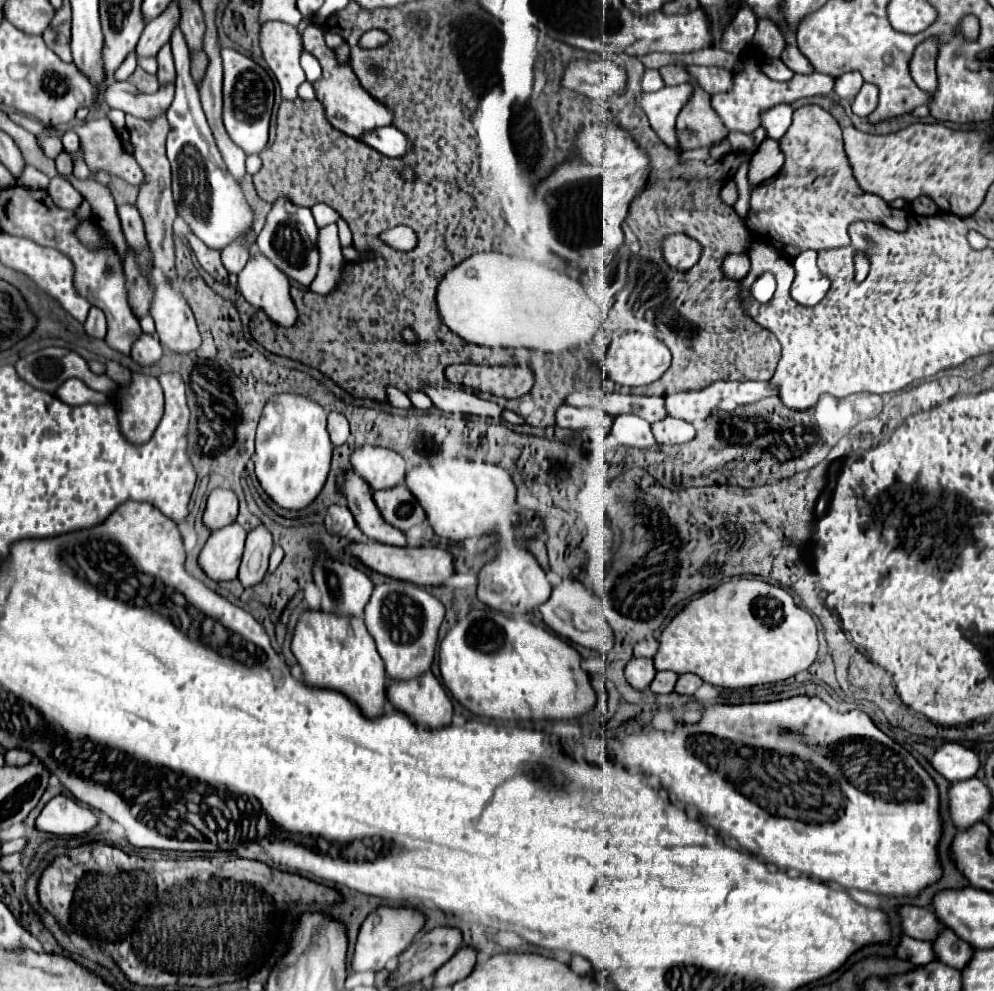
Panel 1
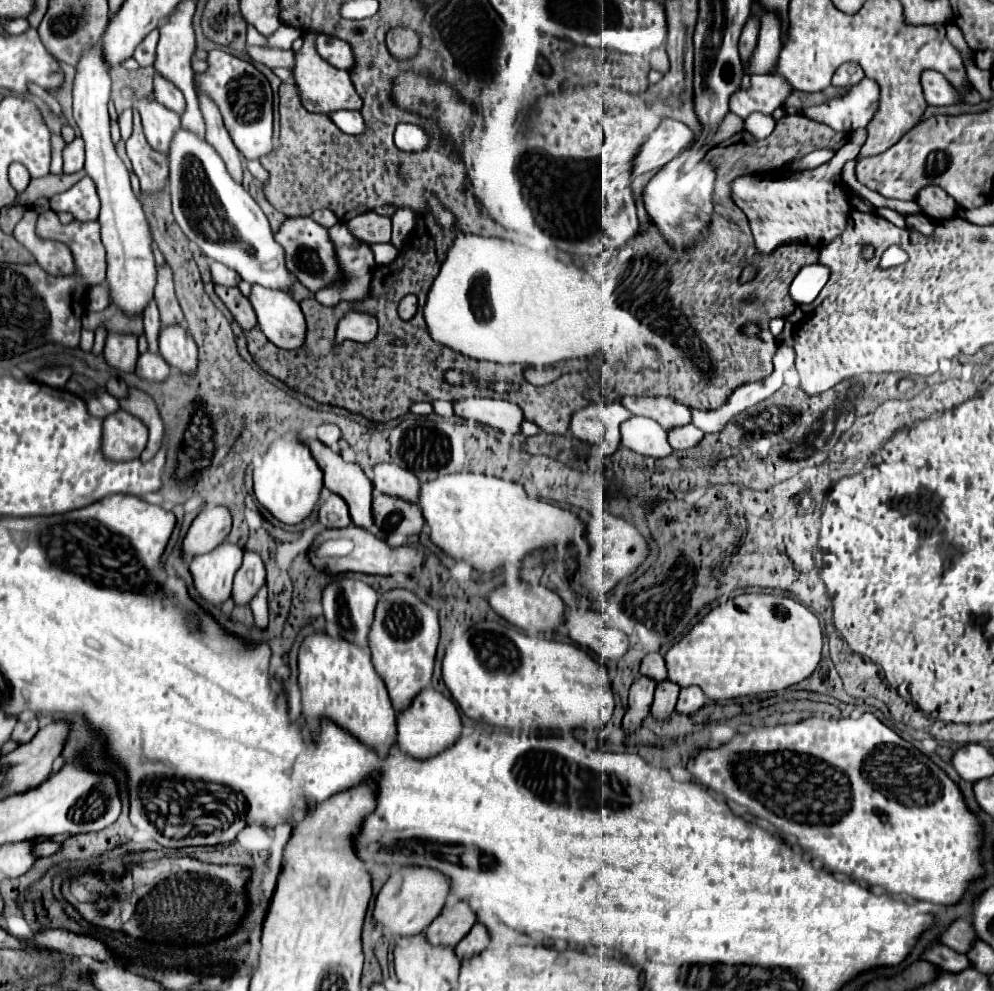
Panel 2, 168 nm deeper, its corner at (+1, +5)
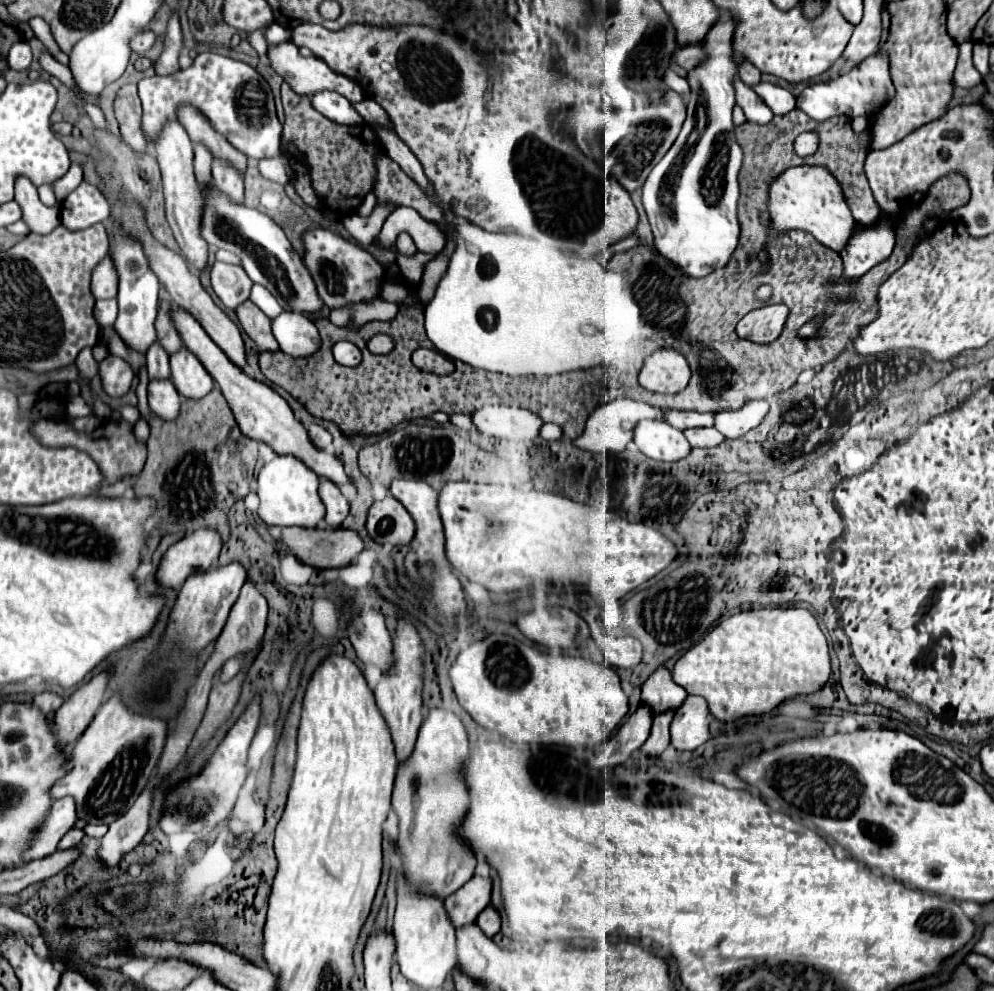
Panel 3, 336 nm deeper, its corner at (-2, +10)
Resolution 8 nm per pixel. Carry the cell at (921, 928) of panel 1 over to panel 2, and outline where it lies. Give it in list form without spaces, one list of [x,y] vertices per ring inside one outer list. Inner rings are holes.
[[[970,919],[954,921],[950,925],[950,929],[944,931],[944,935],[942,935],[942,943],[958,953],[968,953],[968,949],[972,949],[972,943],[976,943],[976,939],[978,937],[976,937],[976,931],[974,931]]]

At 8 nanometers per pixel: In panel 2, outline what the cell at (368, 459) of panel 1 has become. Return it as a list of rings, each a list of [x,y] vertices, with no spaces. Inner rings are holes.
[[[380,463],[372,469],[372,473],[374,473],[372,483],[376,491],[404,499],[408,503],[418,503],[420,481],[408,469],[402,469],[392,463]]]

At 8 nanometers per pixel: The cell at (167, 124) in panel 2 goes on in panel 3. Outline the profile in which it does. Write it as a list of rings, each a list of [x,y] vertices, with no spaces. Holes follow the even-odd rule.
[[[167,120],[167,124],[163,124],[163,130],[159,132],[159,138],[155,138],[153,148],[163,174],[167,222],[185,260],[193,262],[197,270],[203,270],[207,264],[207,242],[199,236],[199,184],[193,174],[193,144],[179,120]]]

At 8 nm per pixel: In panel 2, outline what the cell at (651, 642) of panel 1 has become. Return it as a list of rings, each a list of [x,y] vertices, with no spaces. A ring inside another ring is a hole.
[[[652,653],[650,657],[646,657],[640,665],[640,675],[644,677],[650,677],[654,679],[656,683],[662,683],[666,681],[668,673],[666,673],[666,663],[664,663],[664,657],[660,653]]]

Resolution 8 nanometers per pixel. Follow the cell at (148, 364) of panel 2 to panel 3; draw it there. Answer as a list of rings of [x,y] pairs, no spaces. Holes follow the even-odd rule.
[[[153,378],[149,382],[149,408],[155,410],[157,416],[167,416],[171,420],[171,416],[179,412],[179,404],[181,396],[169,378]]]

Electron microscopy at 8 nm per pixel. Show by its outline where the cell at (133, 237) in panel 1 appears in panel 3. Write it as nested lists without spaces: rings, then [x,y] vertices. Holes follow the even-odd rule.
[[[155,340],[147,350],[147,370],[149,370],[149,378],[151,376],[171,376],[169,374],[169,354],[159,344],[159,340]]]

